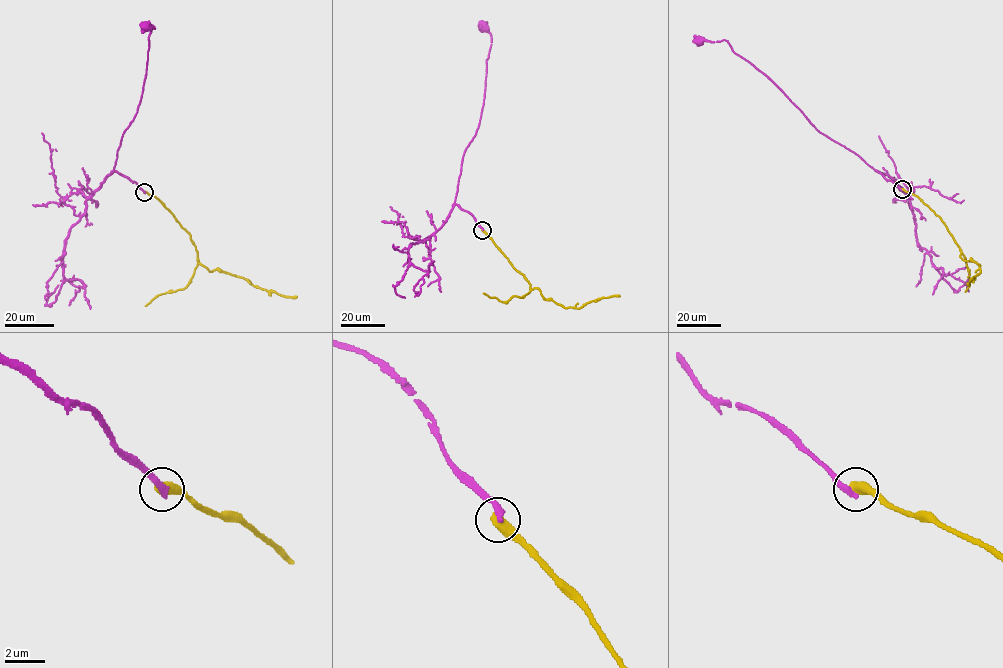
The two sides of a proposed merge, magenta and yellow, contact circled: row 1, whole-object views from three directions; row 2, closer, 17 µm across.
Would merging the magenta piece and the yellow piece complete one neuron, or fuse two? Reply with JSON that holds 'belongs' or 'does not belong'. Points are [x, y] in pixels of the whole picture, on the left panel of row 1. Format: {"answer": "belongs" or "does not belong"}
{"answer": "does not belong"}

